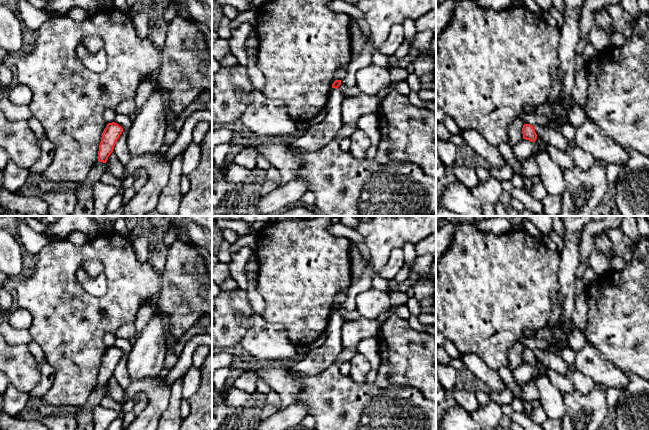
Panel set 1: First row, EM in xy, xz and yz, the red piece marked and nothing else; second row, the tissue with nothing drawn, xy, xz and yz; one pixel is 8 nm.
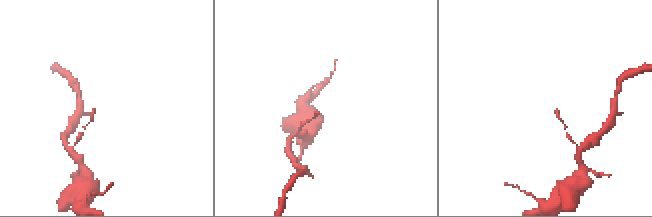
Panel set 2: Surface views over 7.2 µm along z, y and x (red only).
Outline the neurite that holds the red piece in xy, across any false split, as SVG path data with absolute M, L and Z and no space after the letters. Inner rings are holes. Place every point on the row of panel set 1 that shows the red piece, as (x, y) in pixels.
M115 122L108 123L101 137L98 151L98 161L106 163L113 152L114 146L123 132L123 128Z

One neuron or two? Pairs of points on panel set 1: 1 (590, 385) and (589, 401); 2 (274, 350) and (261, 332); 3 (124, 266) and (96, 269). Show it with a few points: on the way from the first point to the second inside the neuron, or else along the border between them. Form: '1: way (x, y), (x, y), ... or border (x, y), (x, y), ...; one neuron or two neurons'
1: border (597, 383), (591, 391), (578, 393); two neurons
2: way (273, 346), (263, 336); one neuron
3: border (82, 262), (97, 260), (101, 263), (104, 271); two neurons

